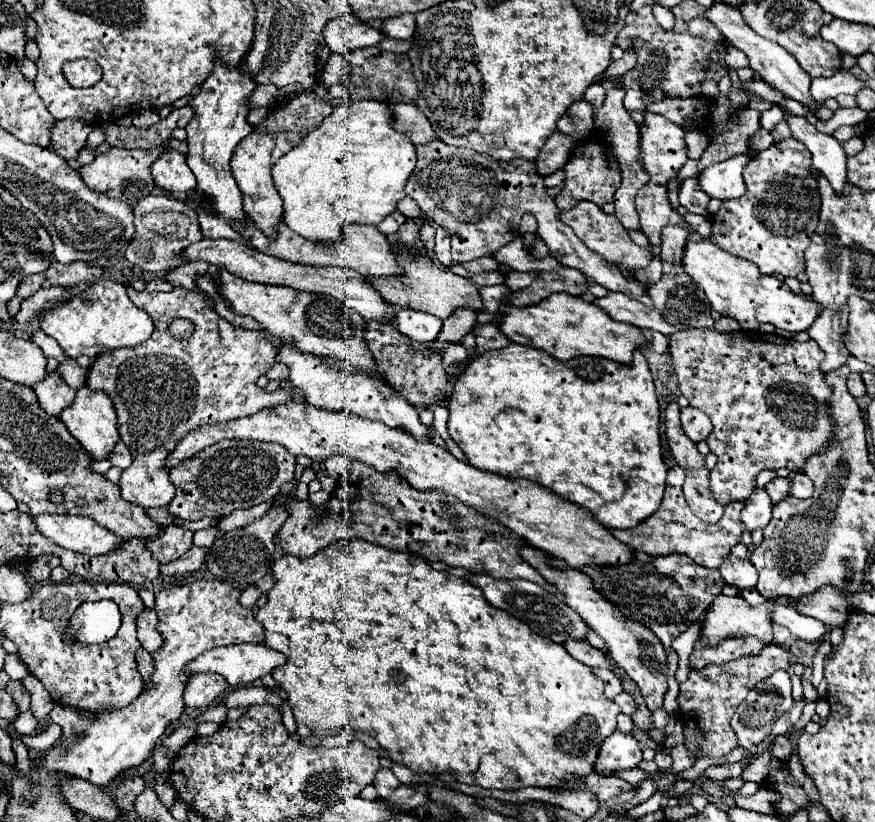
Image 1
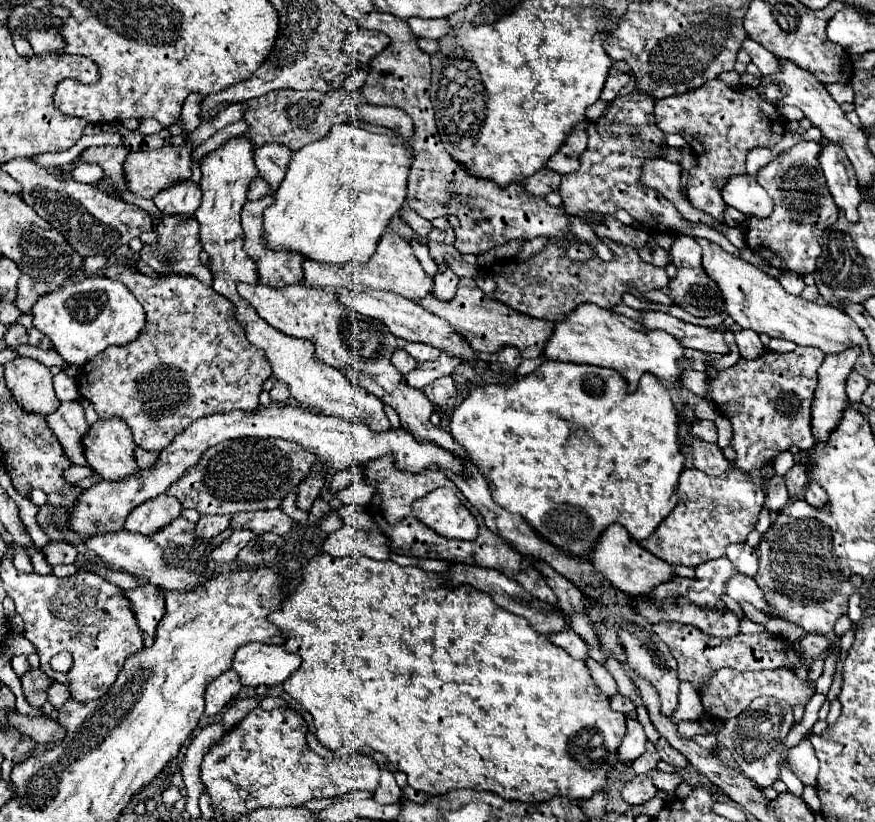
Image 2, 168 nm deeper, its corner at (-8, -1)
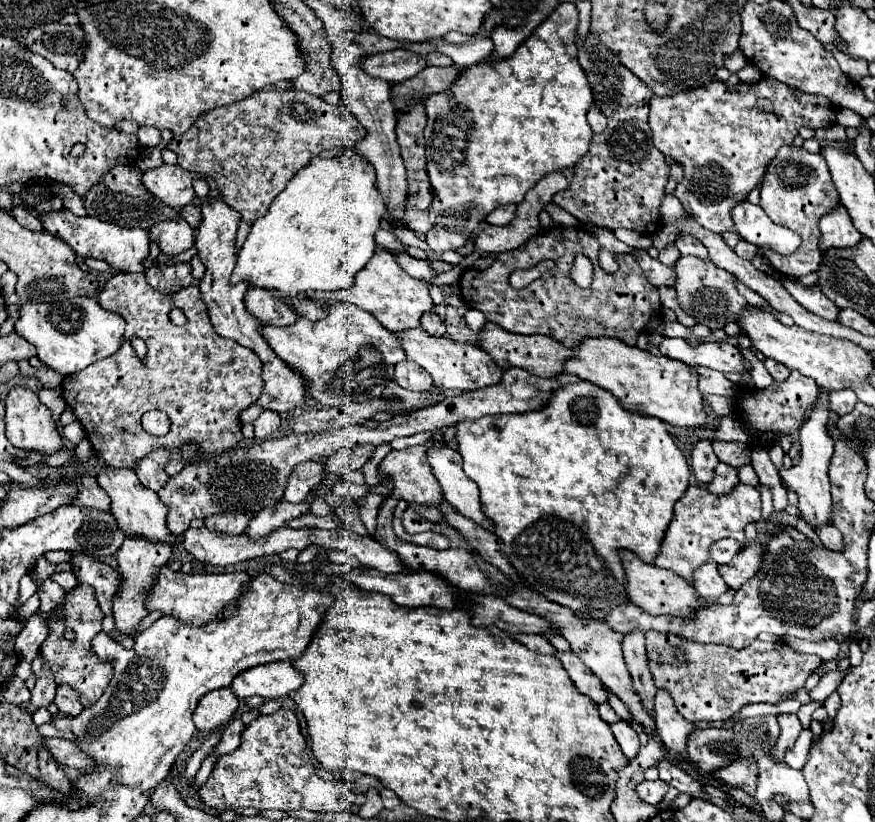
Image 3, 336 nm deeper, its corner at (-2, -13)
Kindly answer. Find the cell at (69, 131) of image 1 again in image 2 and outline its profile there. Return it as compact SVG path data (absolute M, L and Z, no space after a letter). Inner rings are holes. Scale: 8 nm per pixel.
M109 145L87 147L79 153L79 157L75 159L75 162L61 166L61 169L65 173L71 173L81 163L95 163L95 165L105 169L105 177L109 179L109 181L97 183L97 187L101 187L101 191L113 195L111 193L113 189L127 189L125 181L123 181L123 173L121 173L121 165L123 165L127 153L129 153L127 147L109 147Z

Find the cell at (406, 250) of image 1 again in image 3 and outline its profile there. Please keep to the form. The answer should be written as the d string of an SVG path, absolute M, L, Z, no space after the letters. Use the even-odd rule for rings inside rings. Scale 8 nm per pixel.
M485 325L485 329L479 331L479 345L493 357L493 361L501 369L521 367L533 375L539 377L557 377L565 373L563 363L575 357L575 351L567 349L559 341L545 337L545 335L531 335L531 337L519 337L517 333L503 333L503 329L497 329L497 325Z

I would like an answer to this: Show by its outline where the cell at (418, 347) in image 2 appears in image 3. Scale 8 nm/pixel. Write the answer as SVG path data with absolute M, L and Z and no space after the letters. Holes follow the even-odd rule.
M409 359L395 365L393 381L399 387L407 389L407 391L429 391L433 387L431 375L425 369L421 369L419 365L415 365L413 361L409 361Z

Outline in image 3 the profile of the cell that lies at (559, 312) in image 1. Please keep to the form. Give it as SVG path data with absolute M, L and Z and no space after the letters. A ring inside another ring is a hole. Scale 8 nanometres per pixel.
M605 337L583 341L583 345L577 349L577 357L565 365L565 371L611 391L621 401L623 409L631 413L657 417L683 429L705 427L707 411L697 389L697 373L691 365L671 361L663 355L653 355L639 347L629 347L619 339Z

